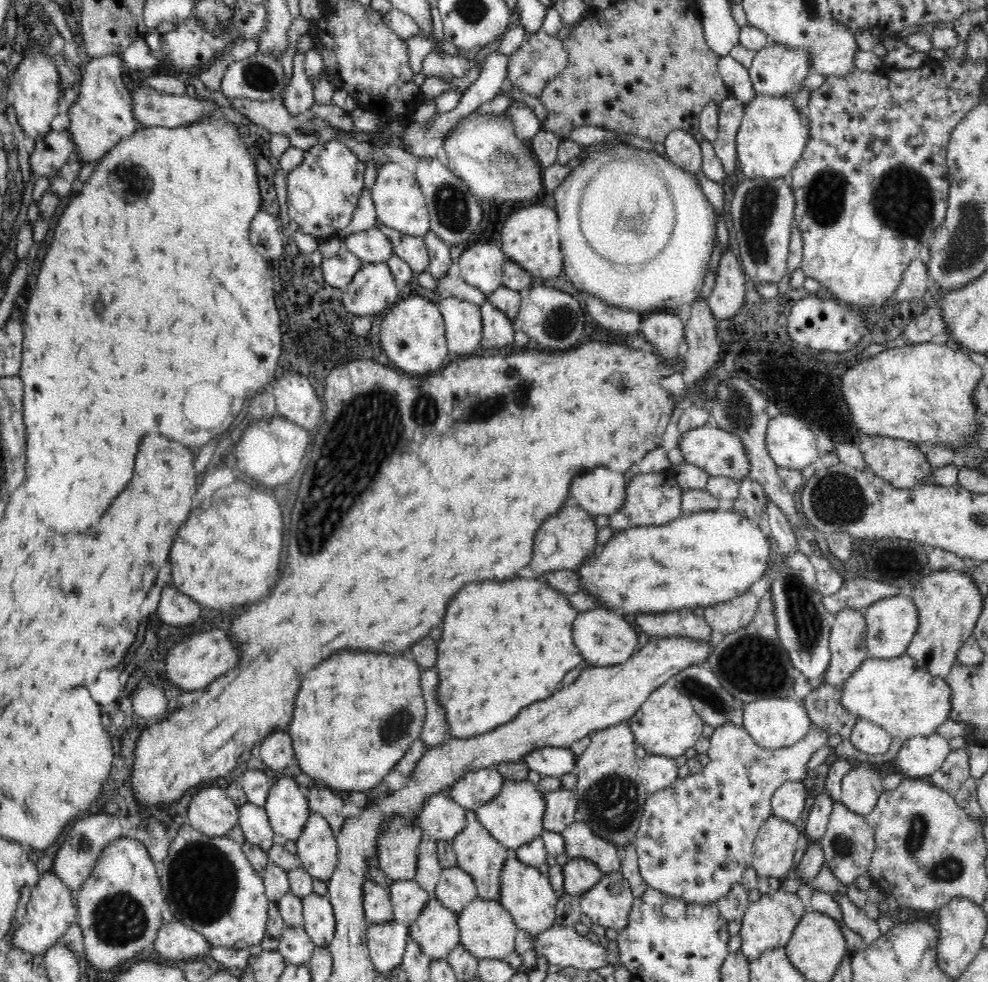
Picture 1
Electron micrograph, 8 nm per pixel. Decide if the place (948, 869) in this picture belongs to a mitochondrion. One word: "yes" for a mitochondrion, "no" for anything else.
yes

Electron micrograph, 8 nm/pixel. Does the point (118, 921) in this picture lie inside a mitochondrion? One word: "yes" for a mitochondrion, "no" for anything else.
yes

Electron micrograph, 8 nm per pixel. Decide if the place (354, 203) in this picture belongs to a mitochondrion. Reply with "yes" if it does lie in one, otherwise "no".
no

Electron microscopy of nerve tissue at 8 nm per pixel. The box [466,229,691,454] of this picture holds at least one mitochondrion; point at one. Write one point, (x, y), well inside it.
(561, 322)

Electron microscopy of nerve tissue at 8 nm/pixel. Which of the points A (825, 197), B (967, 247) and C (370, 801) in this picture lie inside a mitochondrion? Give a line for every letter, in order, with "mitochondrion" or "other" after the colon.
A: mitochondrion
B: mitochondrion
C: other

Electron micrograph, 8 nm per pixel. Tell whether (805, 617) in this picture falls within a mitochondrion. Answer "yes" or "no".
yes

